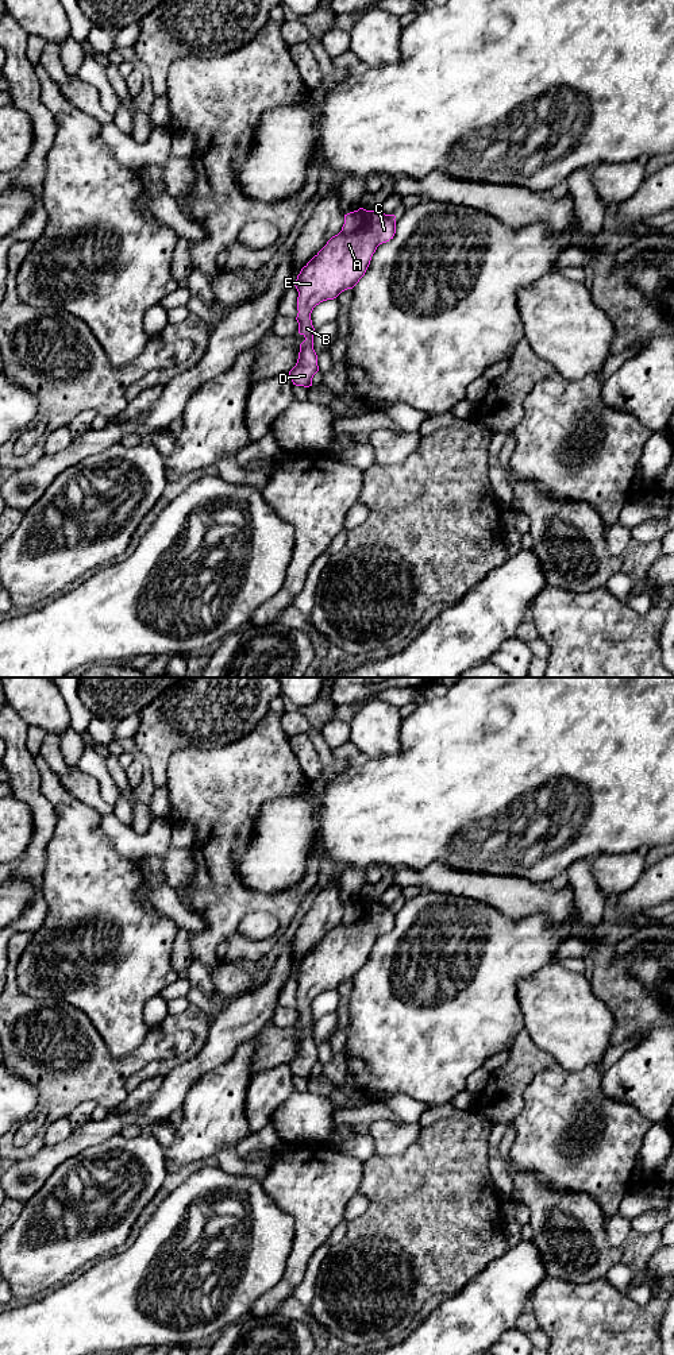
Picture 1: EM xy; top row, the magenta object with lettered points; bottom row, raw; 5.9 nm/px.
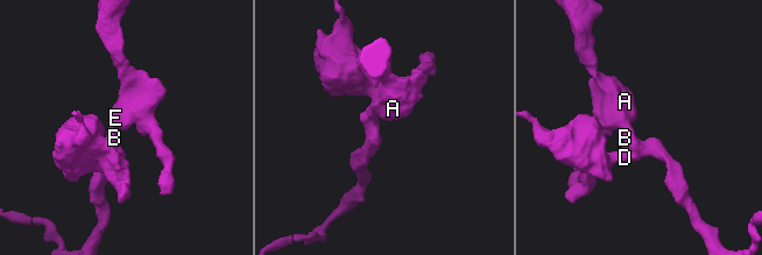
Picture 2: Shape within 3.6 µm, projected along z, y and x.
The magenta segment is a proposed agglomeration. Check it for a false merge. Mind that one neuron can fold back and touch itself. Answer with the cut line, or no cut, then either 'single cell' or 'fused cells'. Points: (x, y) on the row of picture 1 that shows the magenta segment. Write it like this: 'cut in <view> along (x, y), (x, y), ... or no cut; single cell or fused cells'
no cut; single cell

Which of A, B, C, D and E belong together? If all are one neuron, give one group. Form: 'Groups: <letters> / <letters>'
Groups: A B C D E

